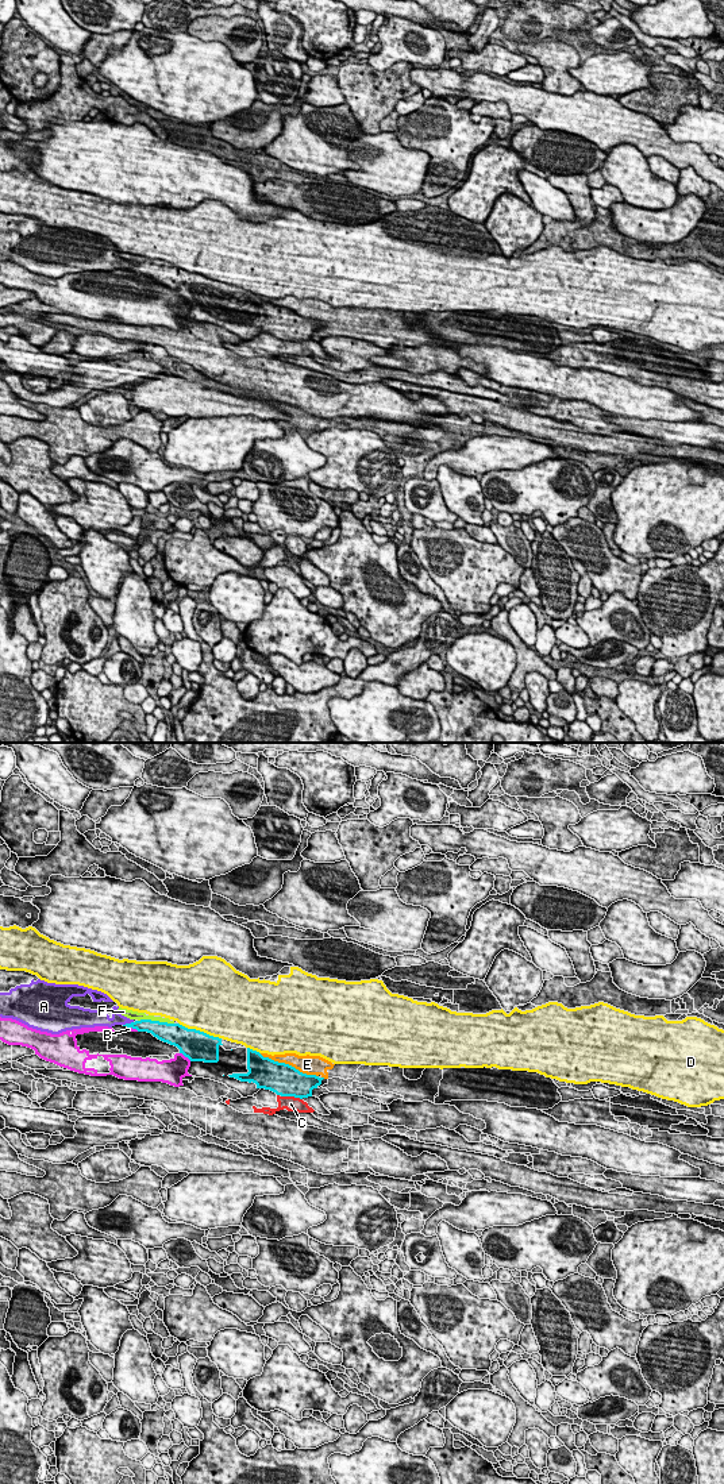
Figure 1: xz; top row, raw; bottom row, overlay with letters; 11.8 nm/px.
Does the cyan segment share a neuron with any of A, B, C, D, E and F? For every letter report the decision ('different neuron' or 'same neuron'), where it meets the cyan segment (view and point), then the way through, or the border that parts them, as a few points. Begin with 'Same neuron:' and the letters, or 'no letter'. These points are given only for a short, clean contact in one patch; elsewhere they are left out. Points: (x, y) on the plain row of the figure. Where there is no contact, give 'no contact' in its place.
Same neuron: F
A: different neuron; contact xz (127, 268)
B: different neuron; contact xz (185, 300)
C: different neuron; contact xz (292, 339)
D: different neuron; contact xz (199, 274)
E: different neuron; contact xz (288, 308)
F: same neuron; contact xz (156, 265)

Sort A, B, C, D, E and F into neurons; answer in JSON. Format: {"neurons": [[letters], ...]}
{"neurons": [["A"], ["B"], ["C"], ["D"], ["E"], ["F"]]}

